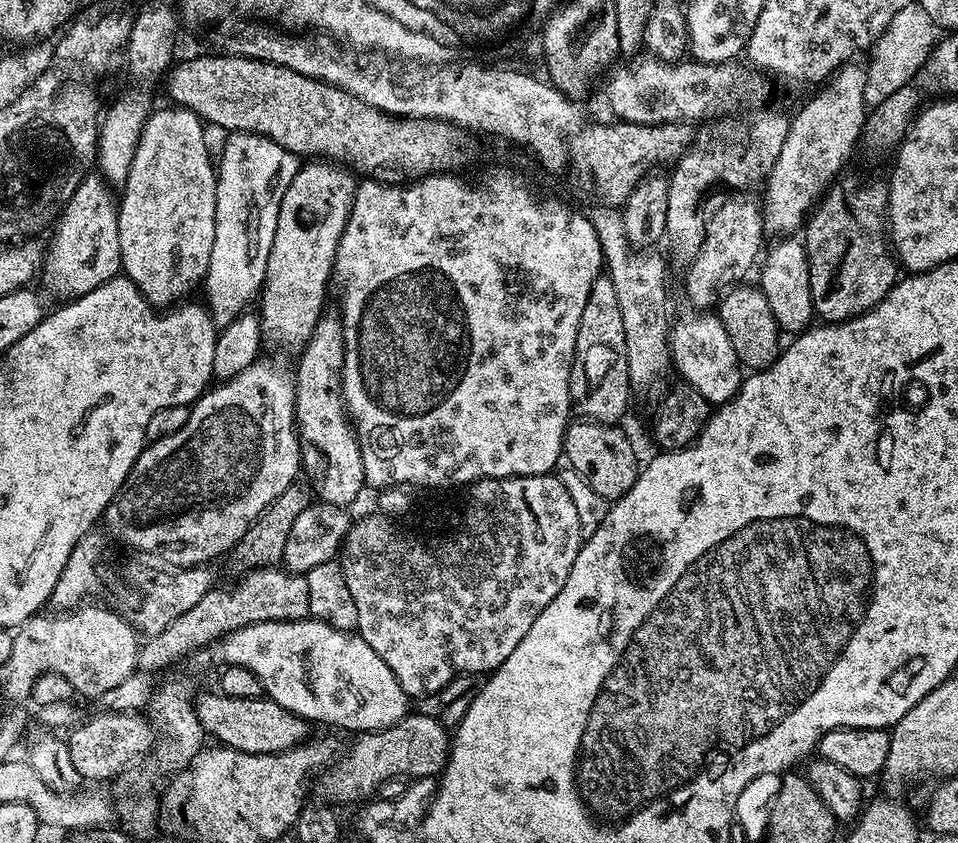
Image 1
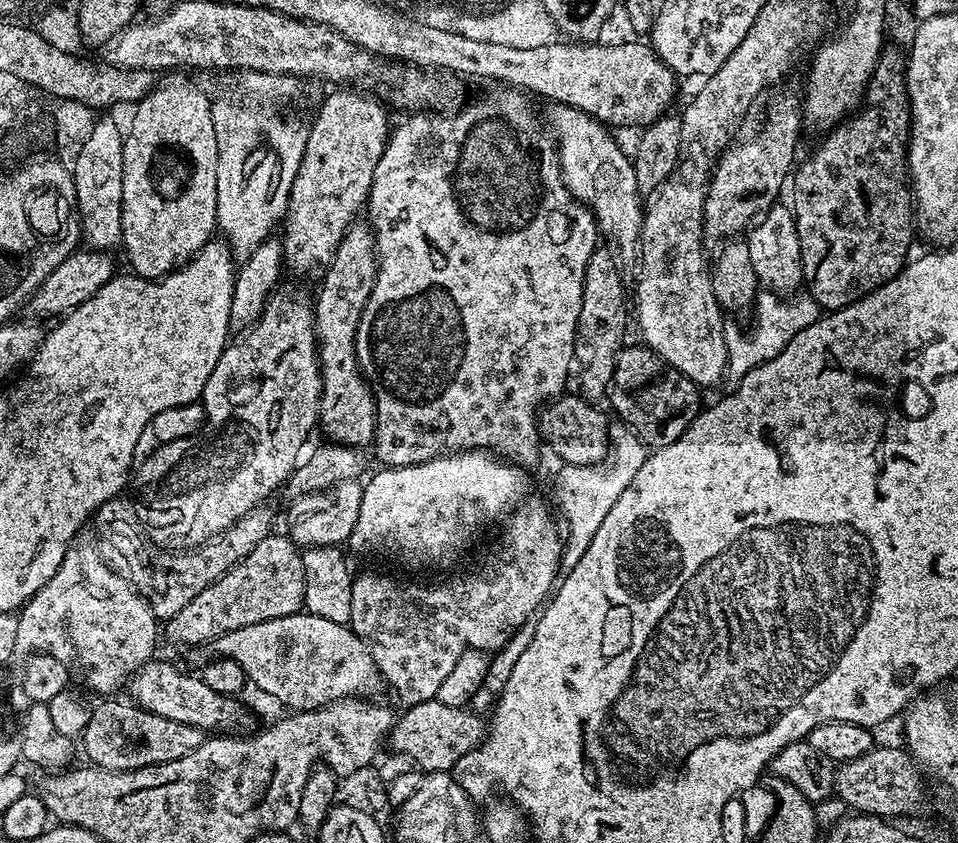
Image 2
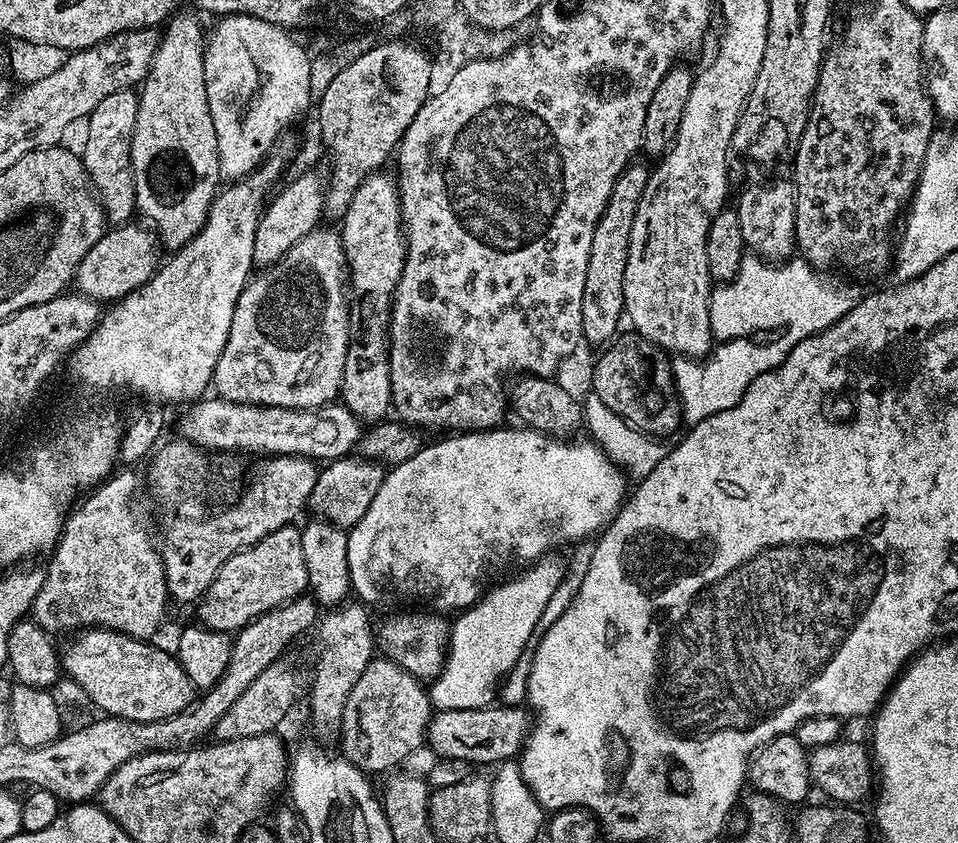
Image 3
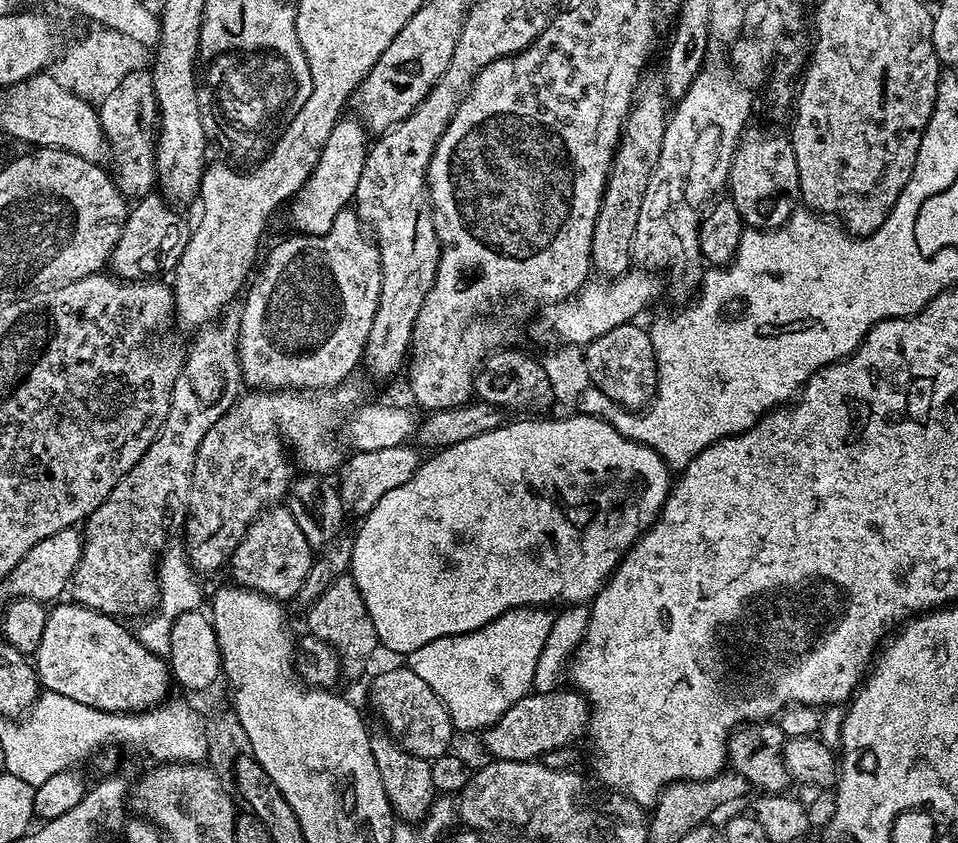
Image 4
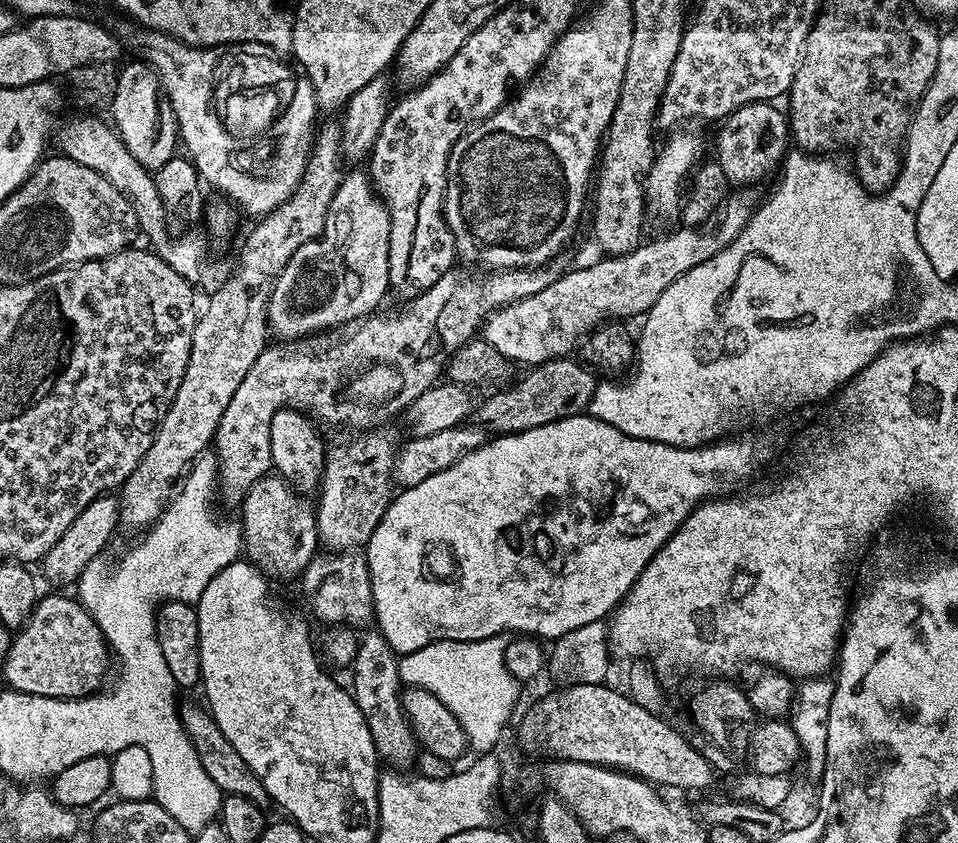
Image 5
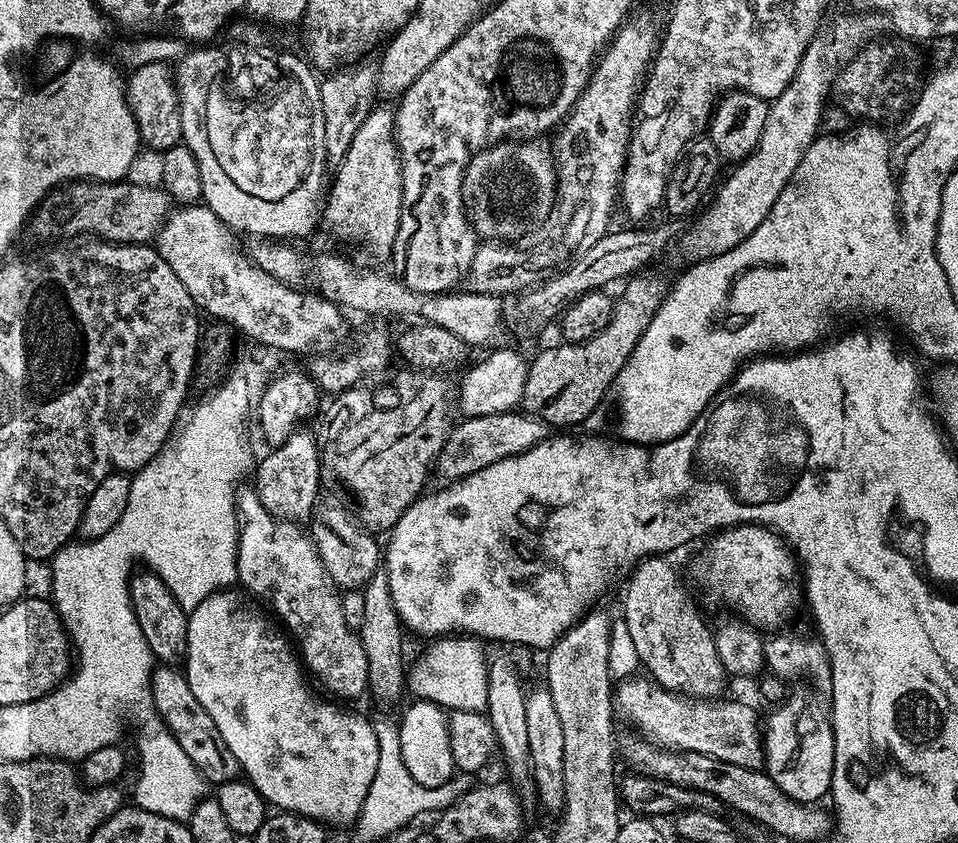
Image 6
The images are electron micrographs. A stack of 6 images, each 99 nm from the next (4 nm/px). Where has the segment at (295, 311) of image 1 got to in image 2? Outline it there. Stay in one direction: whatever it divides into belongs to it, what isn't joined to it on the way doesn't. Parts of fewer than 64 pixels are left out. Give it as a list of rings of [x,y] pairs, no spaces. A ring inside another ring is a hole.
[[[332,90],[321,102],[316,117],[310,120],[305,153],[302,154],[301,165],[298,166],[297,176],[289,191],[287,213],[282,220],[284,263],[287,271],[297,272],[300,276],[308,276],[311,272],[323,273],[332,261],[342,238],[359,217],[356,215],[359,212],[361,215],[362,209],[367,205],[378,158],[382,158],[384,147],[388,144],[390,123],[388,124],[387,110],[380,105],[383,103],[375,95],[363,96],[360,92],[363,91]]]

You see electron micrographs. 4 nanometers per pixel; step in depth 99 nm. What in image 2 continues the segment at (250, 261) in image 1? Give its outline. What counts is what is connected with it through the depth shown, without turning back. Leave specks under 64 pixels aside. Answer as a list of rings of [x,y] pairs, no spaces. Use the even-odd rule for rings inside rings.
[[[252,74],[248,82],[231,84],[226,98],[212,103],[214,134],[217,139],[216,223],[225,243],[232,249],[233,257],[245,260],[262,242],[271,237],[274,224],[287,213],[289,191],[301,165],[309,137],[309,125],[301,116],[283,108],[290,107],[297,94],[299,81],[295,77],[261,78]]]

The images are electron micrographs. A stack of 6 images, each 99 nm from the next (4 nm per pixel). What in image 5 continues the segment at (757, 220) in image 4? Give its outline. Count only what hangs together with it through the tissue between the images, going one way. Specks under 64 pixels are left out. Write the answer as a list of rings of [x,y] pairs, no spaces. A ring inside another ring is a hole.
[[[772,102],[747,104],[735,108],[719,125],[714,158],[722,166],[729,185],[756,186],[764,172],[775,169],[783,161],[790,148],[790,124],[785,113],[776,107]]]

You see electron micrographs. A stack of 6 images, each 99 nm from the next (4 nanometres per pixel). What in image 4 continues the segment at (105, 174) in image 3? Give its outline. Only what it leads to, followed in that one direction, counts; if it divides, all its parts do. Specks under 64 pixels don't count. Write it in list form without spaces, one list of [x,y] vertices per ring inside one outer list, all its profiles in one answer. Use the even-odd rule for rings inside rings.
[[[151,71],[132,72],[98,104],[104,136],[110,149],[110,164],[116,167],[114,179],[117,190],[135,202],[149,195],[156,184],[154,159],[154,129],[158,124],[156,95]]]

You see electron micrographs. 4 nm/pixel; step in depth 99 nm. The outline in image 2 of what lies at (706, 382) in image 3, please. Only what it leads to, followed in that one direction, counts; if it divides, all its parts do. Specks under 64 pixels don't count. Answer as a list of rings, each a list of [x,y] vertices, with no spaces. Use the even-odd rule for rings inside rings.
[[[767,290],[761,291],[757,295],[754,305],[756,317],[752,320],[752,329],[743,332],[738,325],[732,322],[725,323],[724,337],[726,338],[726,350],[728,351],[727,379],[732,382],[739,382],[741,378],[750,370],[754,370],[758,365],[765,364],[774,359],[806,326],[810,326],[814,321],[819,320],[822,309],[811,296],[807,294],[796,294],[791,298]]]

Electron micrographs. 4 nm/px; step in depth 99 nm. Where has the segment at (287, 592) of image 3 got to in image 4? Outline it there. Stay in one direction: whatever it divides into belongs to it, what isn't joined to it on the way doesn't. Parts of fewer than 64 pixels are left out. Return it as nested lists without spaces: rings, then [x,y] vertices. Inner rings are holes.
[[[273,506],[260,513],[258,519],[248,527],[243,542],[235,548],[230,561],[231,579],[239,587],[261,592],[273,600],[288,602],[302,588],[310,574],[313,559],[314,549],[287,507]]]

